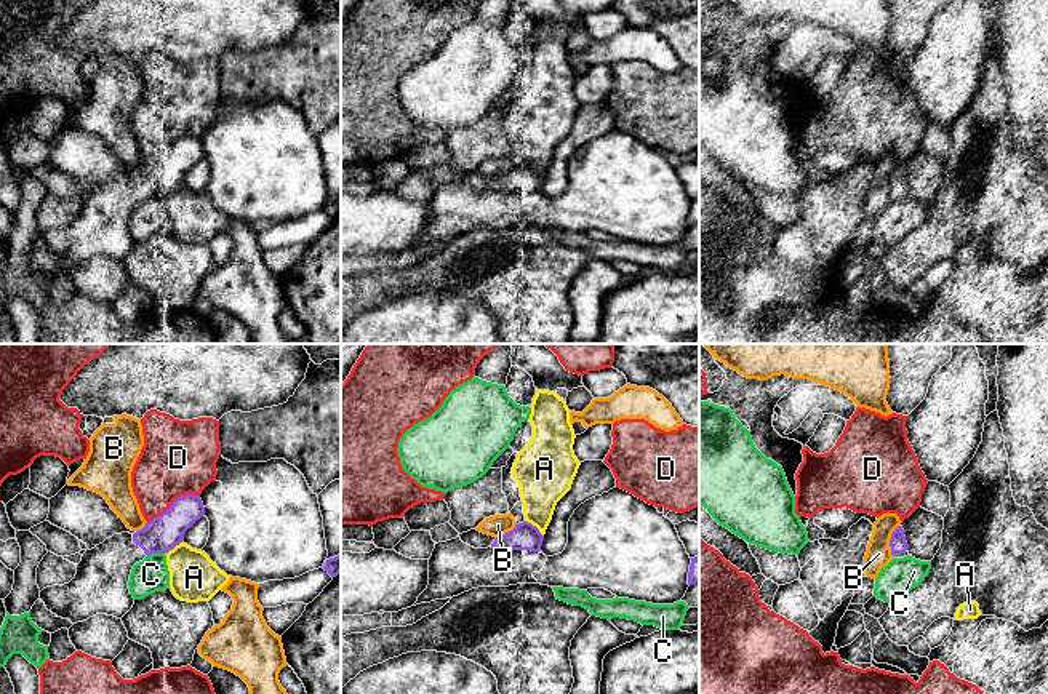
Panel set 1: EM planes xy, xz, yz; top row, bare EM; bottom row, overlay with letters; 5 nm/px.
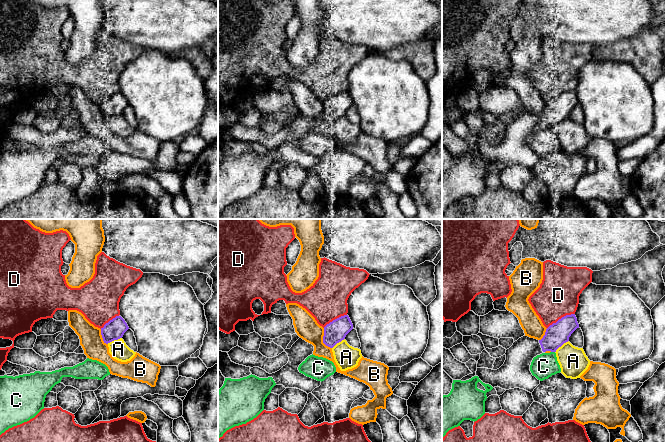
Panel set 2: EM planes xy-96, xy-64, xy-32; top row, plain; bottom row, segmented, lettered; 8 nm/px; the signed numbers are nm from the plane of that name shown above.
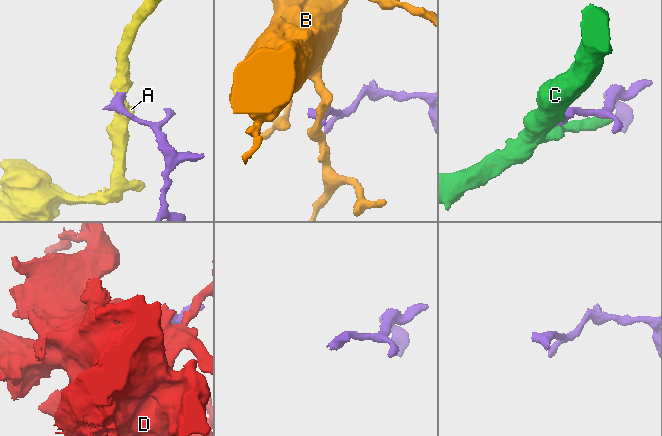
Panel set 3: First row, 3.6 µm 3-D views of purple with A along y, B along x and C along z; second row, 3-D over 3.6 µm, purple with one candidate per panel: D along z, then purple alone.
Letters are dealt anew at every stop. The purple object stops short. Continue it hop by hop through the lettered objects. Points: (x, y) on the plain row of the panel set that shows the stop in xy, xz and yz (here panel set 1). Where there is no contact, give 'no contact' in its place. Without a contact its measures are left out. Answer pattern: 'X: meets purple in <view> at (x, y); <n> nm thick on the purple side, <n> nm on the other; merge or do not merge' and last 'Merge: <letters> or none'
A: meets purple in xz at (535, 168); 140 nm thick on the purple side, 260 nm on the other; do not merge
B: meets purple in yz at (892, 178); 90 nm thick on the purple side, 130 nm on the other; do not merge
C: meets purple in xy at (156, 194); 180 nm thick on the purple side, 170 nm on the other; do not merge
D: meets purple in xy at (173, 144); 180 nm thick on the purple side, 380 nm on the other; do not merge
Merge: none

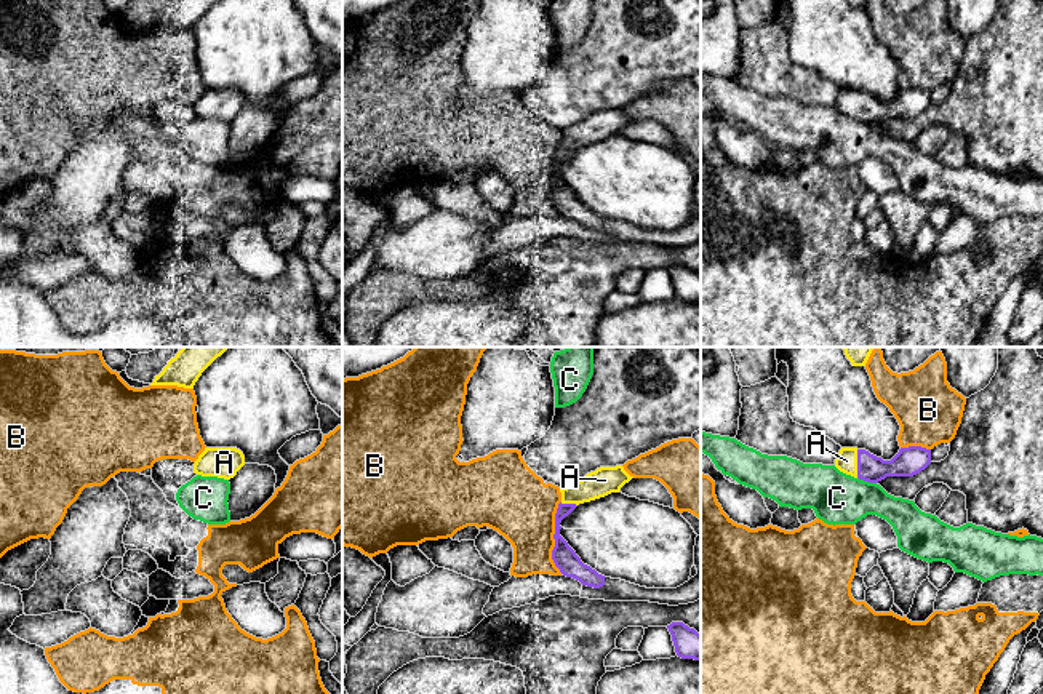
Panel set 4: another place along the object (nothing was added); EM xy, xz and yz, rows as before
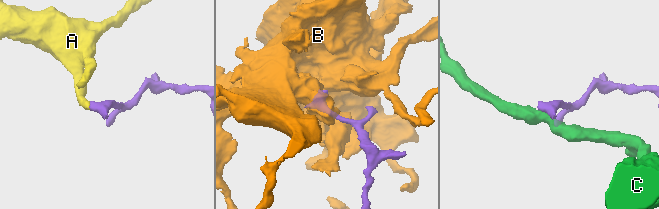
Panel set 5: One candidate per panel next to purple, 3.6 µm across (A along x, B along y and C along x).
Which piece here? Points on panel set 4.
A: meets purple in yz at (858, 106); 140 nm thick on the purple side, 110 nm on the other; merge
B: meets purple in xz at (554, 179); 120 nm thick on the purple side, 340 nm on the other; do not merge
C: meets purple in yz at (867, 122); 140 nm thick on the purple side, 260 nm on the other; do not merge
Merge: A

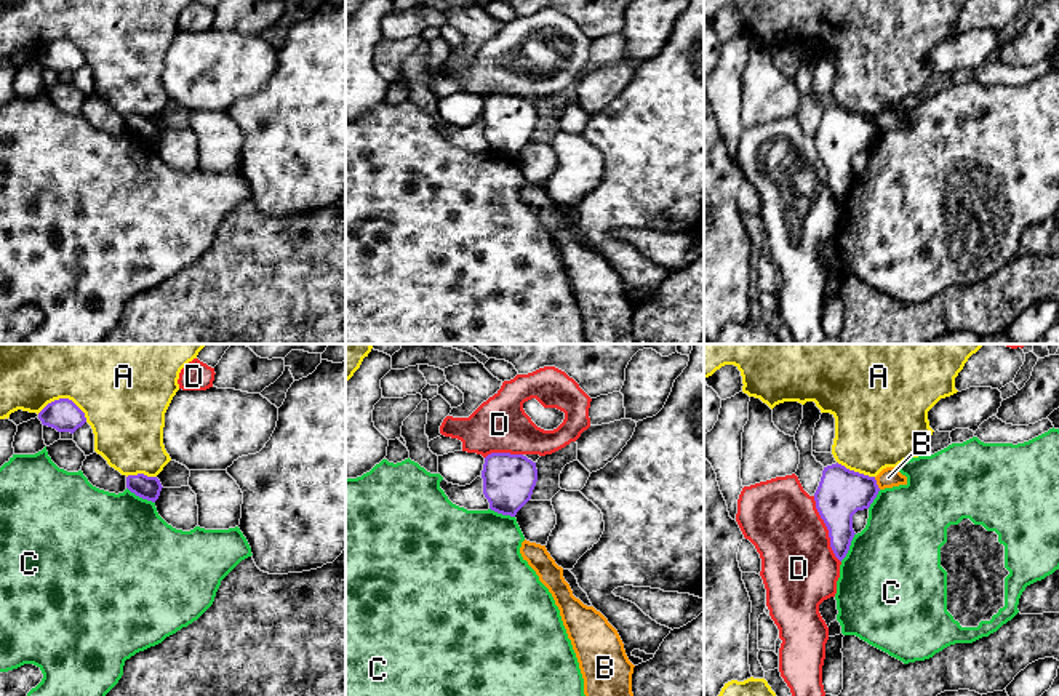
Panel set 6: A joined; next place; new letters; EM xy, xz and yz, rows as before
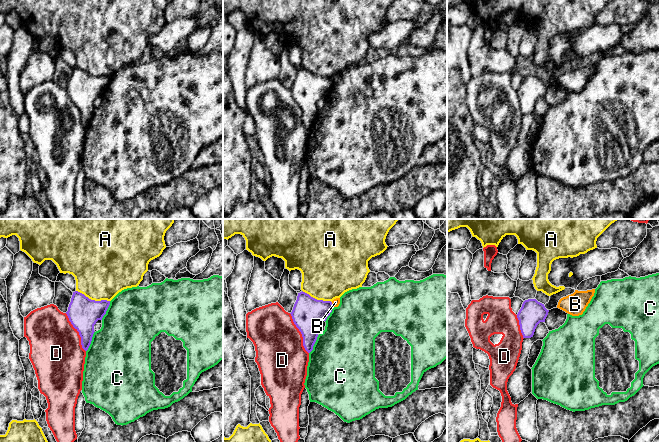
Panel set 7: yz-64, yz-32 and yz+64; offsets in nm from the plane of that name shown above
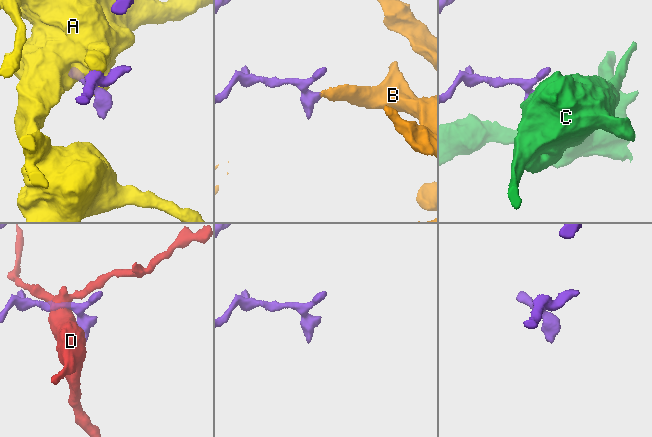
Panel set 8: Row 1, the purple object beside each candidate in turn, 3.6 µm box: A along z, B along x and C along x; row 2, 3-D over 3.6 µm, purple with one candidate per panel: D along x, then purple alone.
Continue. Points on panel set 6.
A: meets purple in xy at (64, 40); 160 nm thick on the purple side, 360 nm on the other; do not merge
B: meets purple in yz at (875, 125); 240 nm thick on the purple side, 100 nm on the other; do not merge
C: meets purple in xy at (141, 138); 120 nm thick on the purple side, 480 nm on the other; do not merge
D: meets purple in yz at (827, 170); 240 nm thick on the purple side, 380 nm on the other; do not merge
Merge: none

